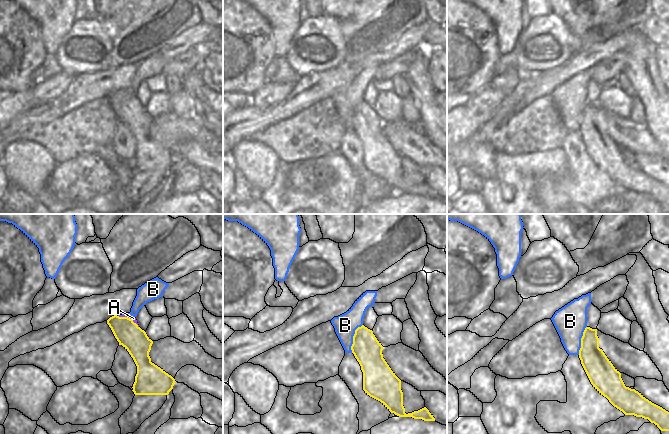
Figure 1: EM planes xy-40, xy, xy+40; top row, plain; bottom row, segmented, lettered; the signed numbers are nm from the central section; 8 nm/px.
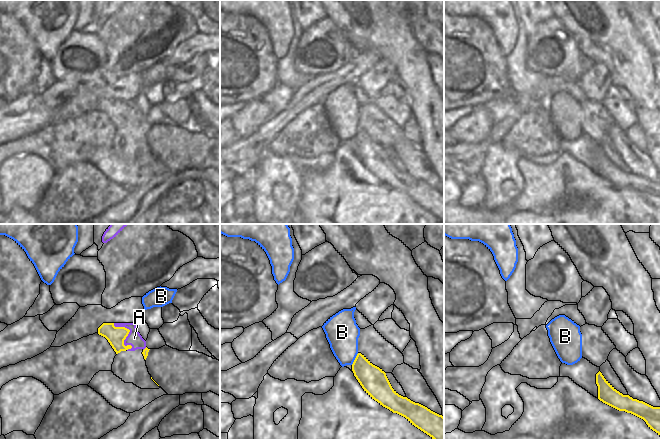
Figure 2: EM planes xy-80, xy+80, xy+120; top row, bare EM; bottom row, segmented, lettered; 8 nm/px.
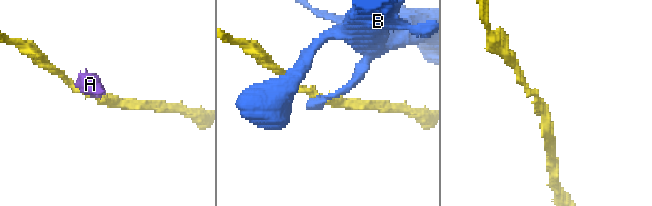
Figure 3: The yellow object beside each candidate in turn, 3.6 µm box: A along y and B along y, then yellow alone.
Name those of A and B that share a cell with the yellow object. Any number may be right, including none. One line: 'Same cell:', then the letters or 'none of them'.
Same cell: none of them

